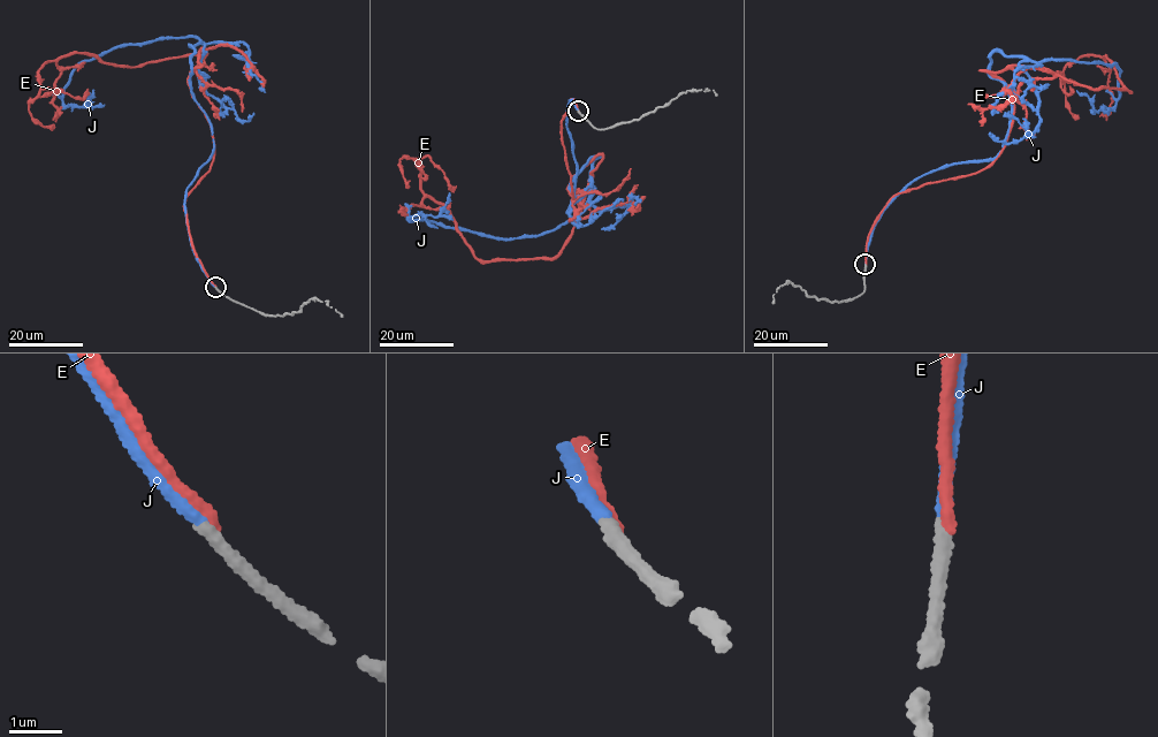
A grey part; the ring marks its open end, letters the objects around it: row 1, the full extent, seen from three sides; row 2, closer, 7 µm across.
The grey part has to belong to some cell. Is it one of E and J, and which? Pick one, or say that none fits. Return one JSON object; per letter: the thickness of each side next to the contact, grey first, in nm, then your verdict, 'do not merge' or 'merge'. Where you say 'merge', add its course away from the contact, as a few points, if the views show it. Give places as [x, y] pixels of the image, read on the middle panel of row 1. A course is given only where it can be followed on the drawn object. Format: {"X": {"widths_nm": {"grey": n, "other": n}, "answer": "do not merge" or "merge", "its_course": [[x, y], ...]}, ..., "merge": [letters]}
{"E": {"widths_nm": {"grey": 280, "other": 200}, "answer": "do not merge"}, "J": {"widths_nm": {"grey": 280, "other": 220}, "answer": "merge", "its_course": [[578, 111], [571, 99], [573, 196], [599, 157], [571, 218], [501, 238], [408, 220], [435, 217], [449, 192]]}, "merge": ["J"]}

